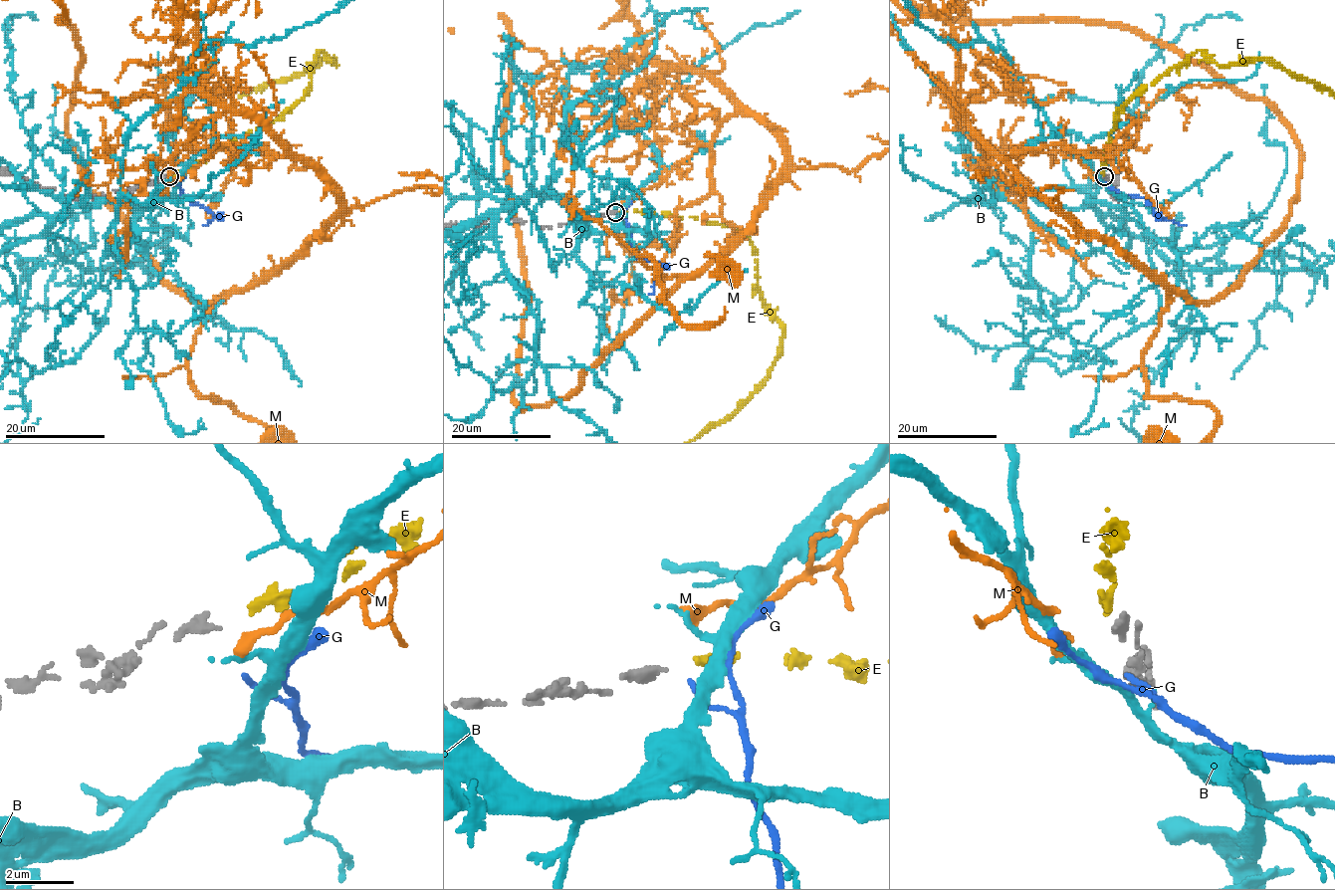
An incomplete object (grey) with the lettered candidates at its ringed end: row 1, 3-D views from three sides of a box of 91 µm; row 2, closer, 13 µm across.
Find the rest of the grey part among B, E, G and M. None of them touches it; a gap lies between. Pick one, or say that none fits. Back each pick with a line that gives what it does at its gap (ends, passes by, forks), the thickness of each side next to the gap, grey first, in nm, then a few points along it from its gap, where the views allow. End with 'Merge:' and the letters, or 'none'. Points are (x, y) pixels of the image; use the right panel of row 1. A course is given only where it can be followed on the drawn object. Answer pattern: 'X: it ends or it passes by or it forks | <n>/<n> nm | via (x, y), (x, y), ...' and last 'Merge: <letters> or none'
E: it ends | 280/320 nm
Merge: E

